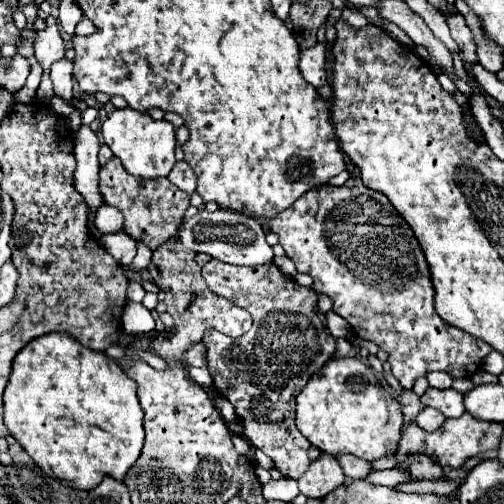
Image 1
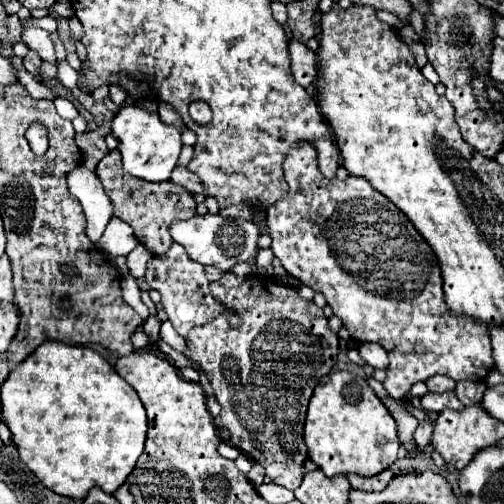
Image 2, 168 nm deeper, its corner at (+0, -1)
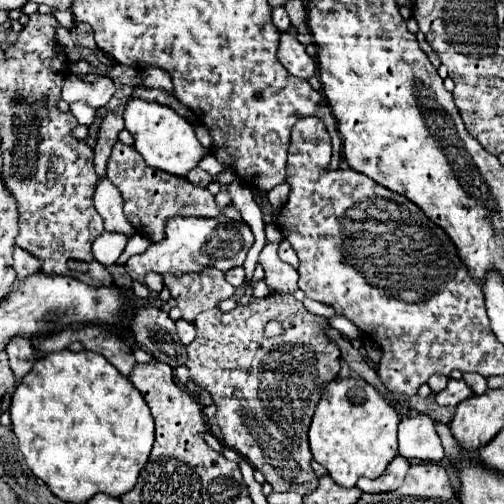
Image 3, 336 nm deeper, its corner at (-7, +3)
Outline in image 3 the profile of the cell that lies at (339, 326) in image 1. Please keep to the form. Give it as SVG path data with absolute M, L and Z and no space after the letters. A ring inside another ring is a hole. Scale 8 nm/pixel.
M305 297L303 304L307 308L307 310L309 310L309 312L317 316L321 316L327 319L331 318L331 316L335 316L334 309L324 303Z

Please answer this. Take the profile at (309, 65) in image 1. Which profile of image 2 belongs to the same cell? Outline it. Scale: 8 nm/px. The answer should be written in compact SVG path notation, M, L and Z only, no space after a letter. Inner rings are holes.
M298 40L288 42L288 52L290 52L290 70L294 80L304 88L310 86L316 80L316 52L308 50Z

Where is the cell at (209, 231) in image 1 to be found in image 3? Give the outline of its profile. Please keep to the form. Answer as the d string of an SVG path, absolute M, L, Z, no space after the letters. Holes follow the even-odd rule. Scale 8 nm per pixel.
M225 214L215 218L185 218L173 216L167 220L165 226L167 238L159 244L151 244L143 254L131 256L125 264L129 272L143 276L145 272L153 270L157 274L165 272L201 272L203 268L211 266L221 272L227 272L235 266L243 266L249 248L255 242L255 236L247 224L239 224Z

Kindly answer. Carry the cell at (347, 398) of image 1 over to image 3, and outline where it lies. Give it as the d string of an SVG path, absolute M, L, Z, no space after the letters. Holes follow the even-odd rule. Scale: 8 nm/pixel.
M335 378L323 388L309 426L309 446L313 460L323 464L329 476L345 488L357 484L361 476L379 478L397 456L397 410L363 378Z

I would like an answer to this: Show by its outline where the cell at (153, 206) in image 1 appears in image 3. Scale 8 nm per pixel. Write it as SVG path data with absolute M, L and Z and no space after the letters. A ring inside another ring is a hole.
M117 142L113 146L113 152L109 156L107 164L107 178L119 188L123 200L125 200L125 216L135 228L137 234L149 238L151 242L161 242L165 238L165 224L171 216L219 216L227 214L239 222L243 222L241 214L227 206L227 208L217 208L213 194L207 188L193 186L187 178L181 176L171 176L167 172L155 172L155 168L147 168L143 164L143 158L135 152L135 148L125 146Z

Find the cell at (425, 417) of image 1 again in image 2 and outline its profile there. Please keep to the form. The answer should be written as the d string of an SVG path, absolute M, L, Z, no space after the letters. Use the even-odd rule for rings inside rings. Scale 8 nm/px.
M420 422L418 428L414 430L414 446L418 450L424 450L432 440L432 426L428 422Z

